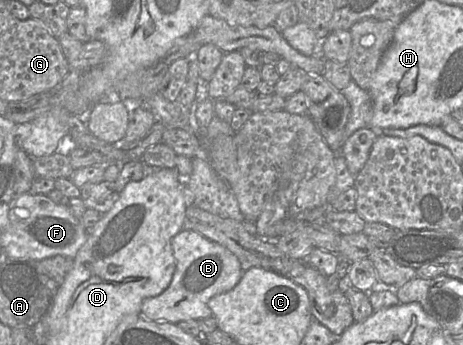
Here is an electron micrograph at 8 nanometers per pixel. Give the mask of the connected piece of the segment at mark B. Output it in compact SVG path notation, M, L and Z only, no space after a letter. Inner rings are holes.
M182 229L173 237L171 245L176 267L170 285L160 295L144 299L141 315L147 320L172 324L212 317L208 301L216 295L231 290L242 278L244 271L238 258L198 232L186 229Z

